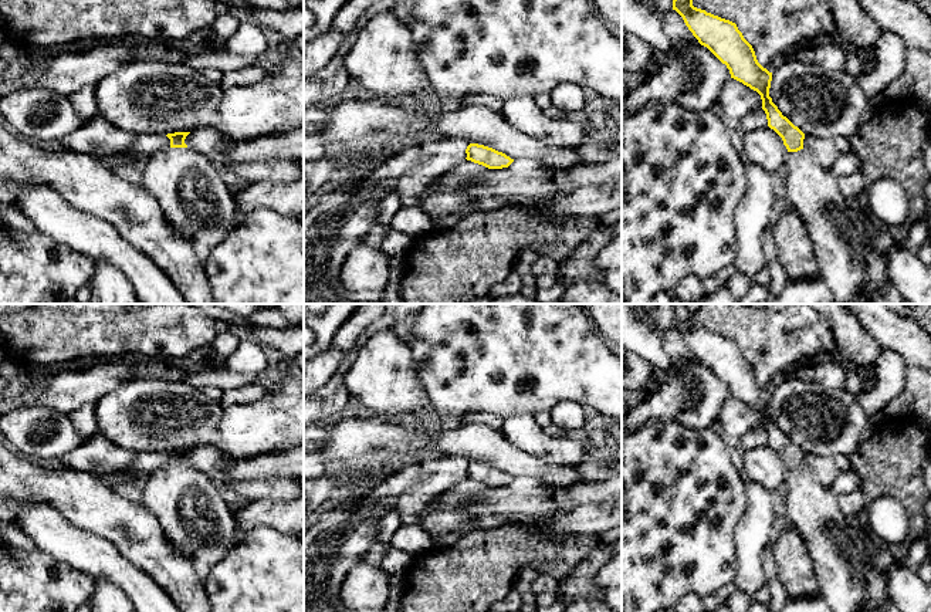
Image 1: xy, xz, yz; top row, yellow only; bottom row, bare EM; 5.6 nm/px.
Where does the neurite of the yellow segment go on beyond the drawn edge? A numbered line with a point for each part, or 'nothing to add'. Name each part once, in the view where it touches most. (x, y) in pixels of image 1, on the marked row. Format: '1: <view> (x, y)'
1: xy (192, 195)

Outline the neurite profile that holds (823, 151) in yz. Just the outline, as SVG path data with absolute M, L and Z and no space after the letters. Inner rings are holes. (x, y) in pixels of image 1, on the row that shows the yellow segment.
M805 135L803 148L820 168L829 170L840 155L834 141L829 138L815 138Z

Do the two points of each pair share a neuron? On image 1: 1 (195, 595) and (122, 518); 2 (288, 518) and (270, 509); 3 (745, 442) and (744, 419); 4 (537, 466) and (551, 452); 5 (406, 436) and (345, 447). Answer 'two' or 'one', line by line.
1: one
2: one
3: two
4: two
5: one

